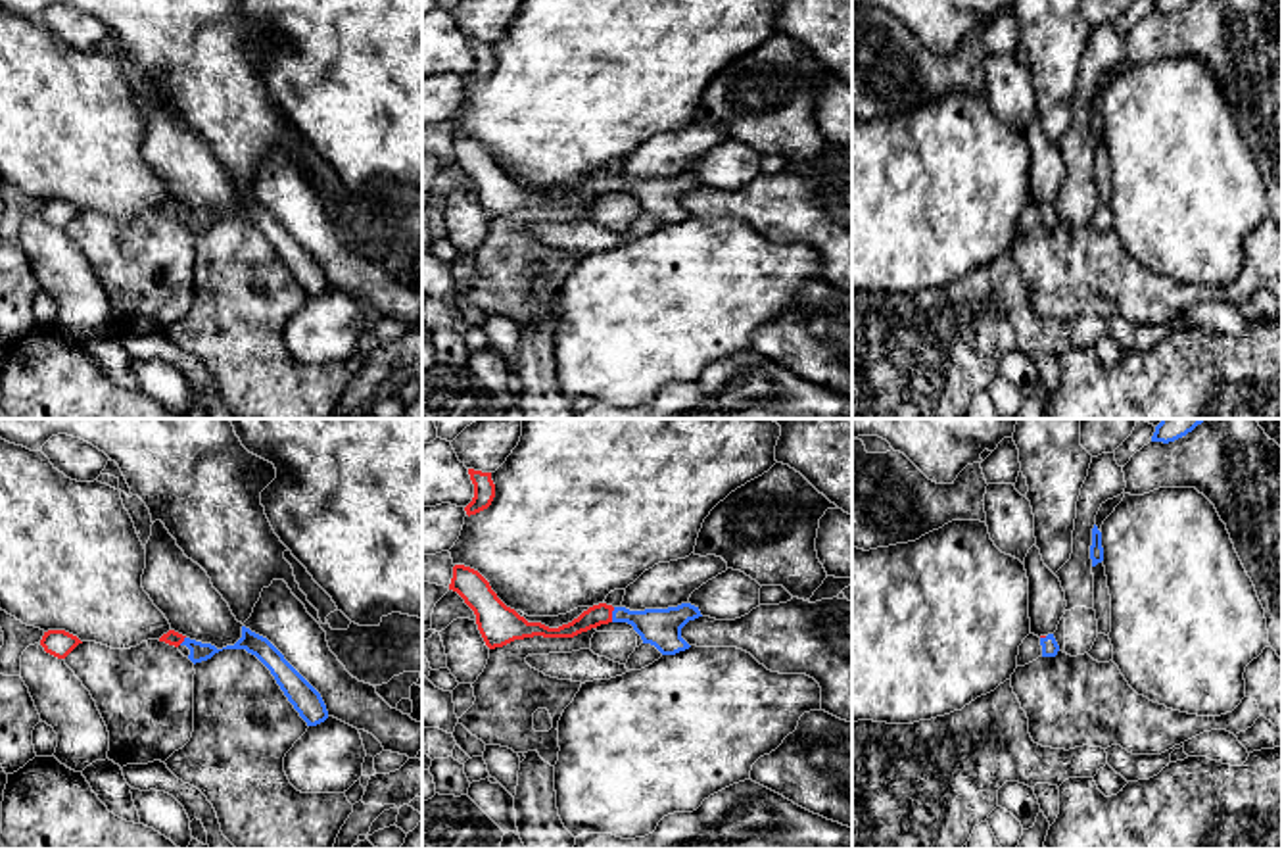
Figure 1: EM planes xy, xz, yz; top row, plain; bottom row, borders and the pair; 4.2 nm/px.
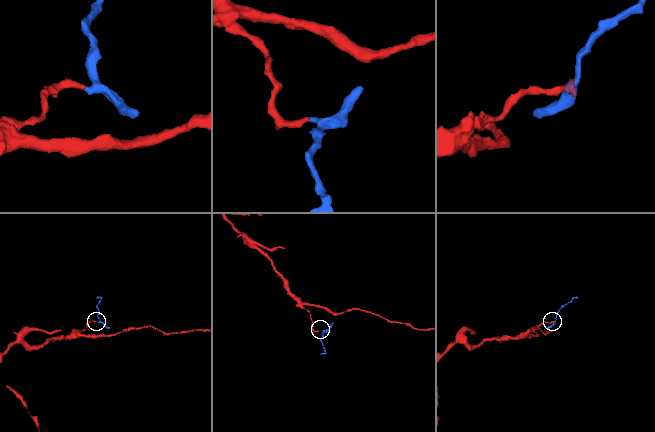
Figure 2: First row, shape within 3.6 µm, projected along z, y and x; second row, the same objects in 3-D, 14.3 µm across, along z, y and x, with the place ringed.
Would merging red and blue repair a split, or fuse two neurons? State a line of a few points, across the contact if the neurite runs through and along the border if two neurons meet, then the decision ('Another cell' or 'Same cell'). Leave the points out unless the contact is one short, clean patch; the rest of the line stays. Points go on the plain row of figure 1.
Line: xz (601, 183), (611, 185), (628, 185), (659, 196). Same cell

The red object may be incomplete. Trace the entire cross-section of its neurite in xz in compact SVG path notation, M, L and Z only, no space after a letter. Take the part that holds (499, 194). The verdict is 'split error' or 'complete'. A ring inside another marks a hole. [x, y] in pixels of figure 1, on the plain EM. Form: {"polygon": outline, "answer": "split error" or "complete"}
{"polygon": "M453 136L449 159L457 161L474 181L478 200L489 219L534 206L574 207L601 194L628 192L641 206L643 213L654 215L662 225L676 225L691 217L681 207L681 198L689 190L702 186L699 177L691 173L645 181L599 173L583 181L572 192L549 198L541 192L528 192L514 179L507 177L491 159L489 152L470 136Z", "answer": "split error"}

